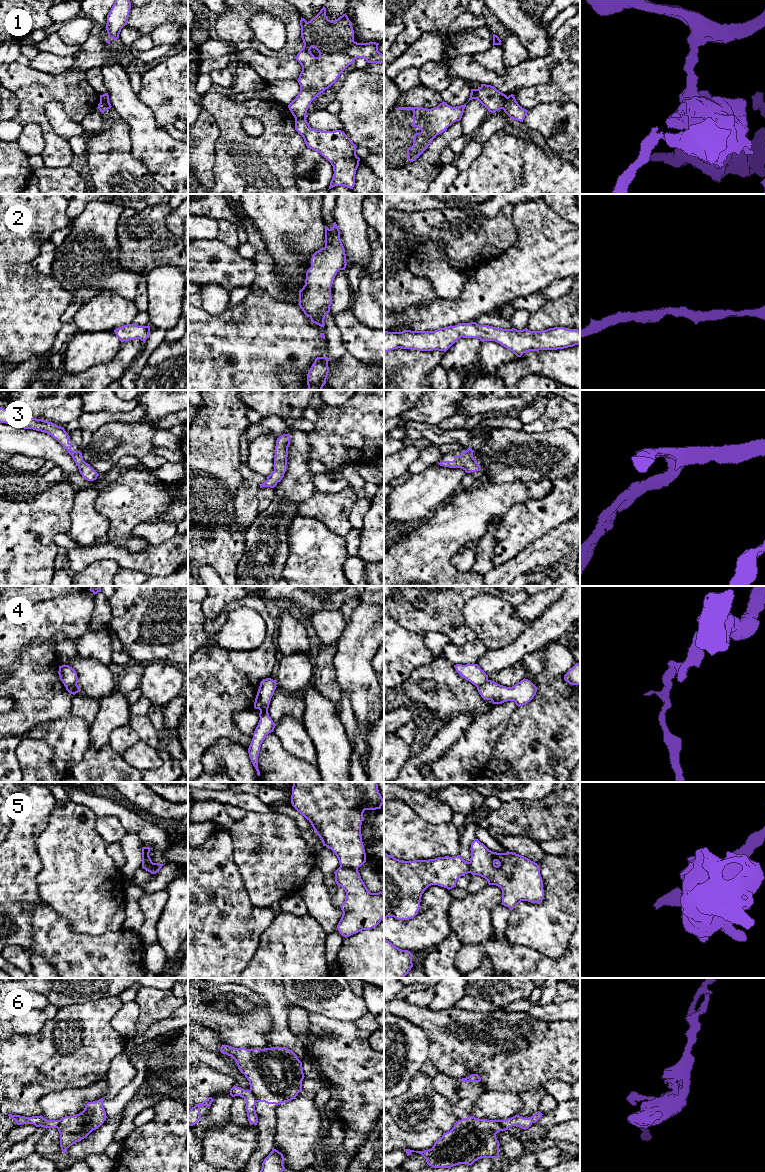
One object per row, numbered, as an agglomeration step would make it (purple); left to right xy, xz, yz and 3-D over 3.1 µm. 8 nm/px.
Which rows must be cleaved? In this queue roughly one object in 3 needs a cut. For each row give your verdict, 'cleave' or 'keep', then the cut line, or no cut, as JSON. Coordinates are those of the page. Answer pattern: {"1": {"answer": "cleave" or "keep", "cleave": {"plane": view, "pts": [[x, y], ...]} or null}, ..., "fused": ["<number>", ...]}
{"1": {"answer": "cleave", "cleave": {"plane": "yz", "pts": [[507, 97], [502, 108]]}}, "2": {"answer": "keep", "cleave": null}, "3": {"answer": "keep", "cleave": null}, "4": {"answer": "cleave", "cleave": {"plane": "xy", "pts": [[76, 684], [66, 687]]}}, "5": {"answer": "cleave", "cleave": {"plane": "xz", "pts": [[340, 866], [357, 870]]}}, "6": {"answer": "cleave", "cleave": {"plane": "xz", "pts": [[249, 1090], [257, 1101]]}}, "fused": ["1", "4", "5", "6"]}

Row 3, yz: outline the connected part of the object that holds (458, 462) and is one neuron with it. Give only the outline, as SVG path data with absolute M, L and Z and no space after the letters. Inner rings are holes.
M468 448L466 451L461 452L460 455L455 455L453 461L442 461L438 462L438 464L444 467L461 468L466 473L480 471L481 467L473 457L473 452L474 450Z

